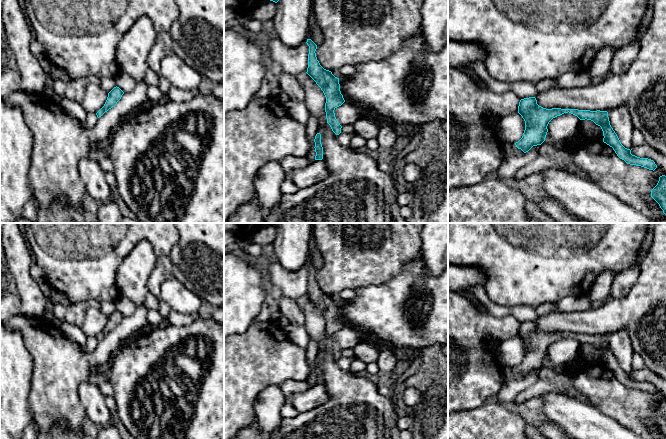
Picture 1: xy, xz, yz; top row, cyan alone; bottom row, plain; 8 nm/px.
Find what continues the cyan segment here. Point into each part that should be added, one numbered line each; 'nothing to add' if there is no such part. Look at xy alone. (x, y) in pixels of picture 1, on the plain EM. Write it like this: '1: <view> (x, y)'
nothing to add

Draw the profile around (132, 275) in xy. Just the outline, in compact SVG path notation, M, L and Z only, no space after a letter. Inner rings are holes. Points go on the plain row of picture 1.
M141 240L116 271L120 295L130 299L136 307L144 306L148 294L147 281L155 268L157 258L150 242Z

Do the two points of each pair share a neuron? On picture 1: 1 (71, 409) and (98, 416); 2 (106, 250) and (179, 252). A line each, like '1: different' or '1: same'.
1: different
2: different

